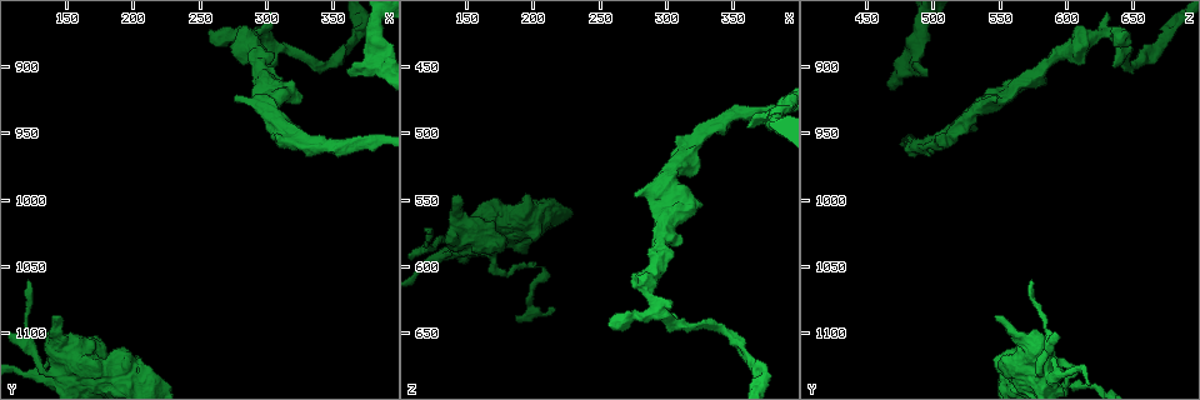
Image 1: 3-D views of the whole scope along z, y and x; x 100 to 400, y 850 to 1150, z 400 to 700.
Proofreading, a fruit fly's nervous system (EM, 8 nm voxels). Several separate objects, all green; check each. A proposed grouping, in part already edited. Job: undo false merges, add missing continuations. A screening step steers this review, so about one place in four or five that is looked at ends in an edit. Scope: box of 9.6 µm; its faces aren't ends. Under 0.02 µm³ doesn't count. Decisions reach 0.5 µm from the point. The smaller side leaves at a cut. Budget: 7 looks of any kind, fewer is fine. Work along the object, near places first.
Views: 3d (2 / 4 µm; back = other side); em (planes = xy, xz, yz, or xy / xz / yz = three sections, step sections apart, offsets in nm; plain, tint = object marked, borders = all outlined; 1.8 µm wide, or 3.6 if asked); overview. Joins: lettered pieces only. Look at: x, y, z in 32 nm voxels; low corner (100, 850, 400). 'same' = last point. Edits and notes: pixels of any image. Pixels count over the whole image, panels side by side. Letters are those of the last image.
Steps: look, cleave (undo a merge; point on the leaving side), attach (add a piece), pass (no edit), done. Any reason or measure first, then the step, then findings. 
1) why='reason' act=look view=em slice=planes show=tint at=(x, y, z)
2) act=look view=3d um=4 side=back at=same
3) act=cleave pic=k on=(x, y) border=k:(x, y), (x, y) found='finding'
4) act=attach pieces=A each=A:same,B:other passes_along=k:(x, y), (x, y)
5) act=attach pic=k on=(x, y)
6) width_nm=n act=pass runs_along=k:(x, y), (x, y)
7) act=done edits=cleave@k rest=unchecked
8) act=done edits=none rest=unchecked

why='an open end' act=look view=3d um=4 at=(258, 876, 648)

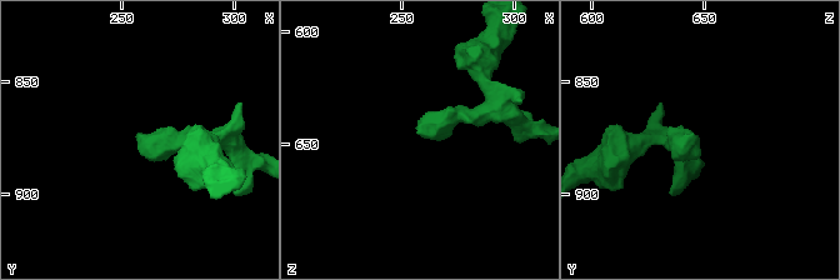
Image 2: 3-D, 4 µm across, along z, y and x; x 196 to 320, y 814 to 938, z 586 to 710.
why='shape alone is not enough' act=look view=em slice=planes show=borders at=(258, 875, 646)

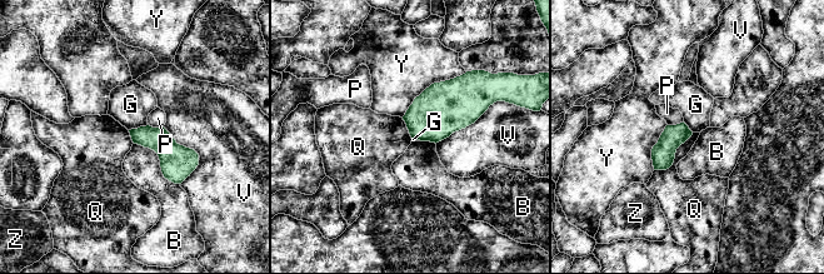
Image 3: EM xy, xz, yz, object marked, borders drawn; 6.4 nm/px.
act=pass each=B:other,G:other,P:other,Q:other,V:other,Y:other,Z:other border=3:(693, 133), (668, 168), (654, 170) found='no lettered piece goes on from it'

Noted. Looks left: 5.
why='branch stops here' act=look view=em slice=planes show=borders at=(362, 904, 498)

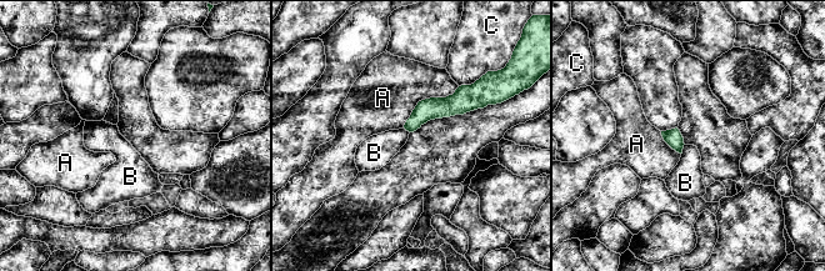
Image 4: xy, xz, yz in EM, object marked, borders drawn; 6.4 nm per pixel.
act=pass each=A:other,B:other,C:other runs_along=4:(476, 104), (428, 109), (408, 126) found='no lettered piece goes on from it'

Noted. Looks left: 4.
why='an open end' act=look view=em slice=planes show=borders at=(278, 922, 548)

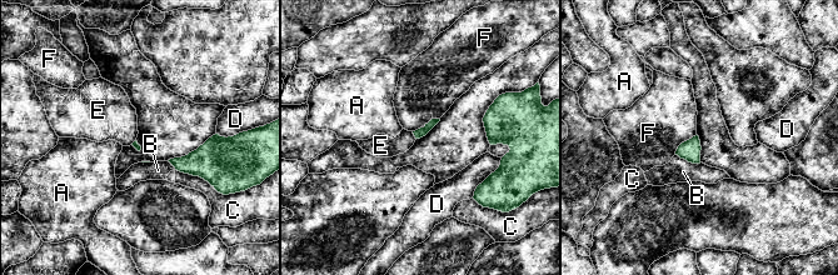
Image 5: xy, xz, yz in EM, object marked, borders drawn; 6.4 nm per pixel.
act=pass each=A:other,B:other,C:other,D:other,E:other,F:other border=5:(412, 131), (415, 139) found='no lettered piece goes on from it'

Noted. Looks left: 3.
act=done edits=none rest=unchecked

